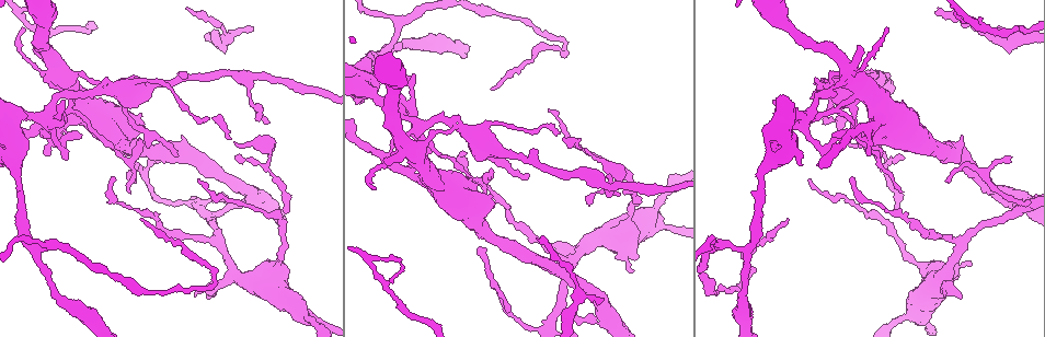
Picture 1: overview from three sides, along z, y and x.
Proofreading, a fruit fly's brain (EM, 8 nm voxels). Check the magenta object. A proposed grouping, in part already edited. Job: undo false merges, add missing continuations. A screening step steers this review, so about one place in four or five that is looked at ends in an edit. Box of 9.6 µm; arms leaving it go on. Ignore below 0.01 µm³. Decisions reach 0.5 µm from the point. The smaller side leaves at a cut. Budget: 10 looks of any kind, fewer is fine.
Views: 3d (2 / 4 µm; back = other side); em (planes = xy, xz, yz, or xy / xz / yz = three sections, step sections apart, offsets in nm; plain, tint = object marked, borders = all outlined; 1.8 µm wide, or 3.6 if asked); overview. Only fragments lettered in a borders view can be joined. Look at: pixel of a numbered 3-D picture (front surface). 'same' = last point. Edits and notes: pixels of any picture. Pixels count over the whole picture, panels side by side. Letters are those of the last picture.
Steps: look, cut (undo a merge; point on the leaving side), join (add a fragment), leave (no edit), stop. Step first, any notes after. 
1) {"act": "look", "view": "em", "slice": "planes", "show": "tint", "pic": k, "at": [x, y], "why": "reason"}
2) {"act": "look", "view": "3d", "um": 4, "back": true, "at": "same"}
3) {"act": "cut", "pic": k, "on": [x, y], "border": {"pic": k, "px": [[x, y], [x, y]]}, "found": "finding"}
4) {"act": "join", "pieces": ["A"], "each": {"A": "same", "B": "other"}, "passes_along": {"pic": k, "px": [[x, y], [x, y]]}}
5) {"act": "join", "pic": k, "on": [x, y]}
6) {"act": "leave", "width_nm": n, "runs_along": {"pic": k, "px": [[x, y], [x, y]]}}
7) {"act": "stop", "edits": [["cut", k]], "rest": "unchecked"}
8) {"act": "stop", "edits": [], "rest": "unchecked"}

{"act": "look", "view": "em", "slice": "planes", "show": "borders", "pic": 1, "at": [881, 208], "why": "narrows sharply"}

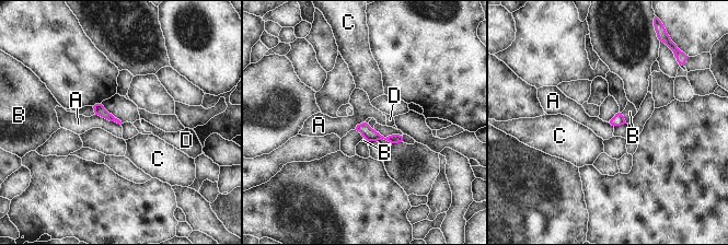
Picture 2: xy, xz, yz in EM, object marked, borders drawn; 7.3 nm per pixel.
{"act": "leave", "width_nm": 70, "each": {"A": "other", "B": "other", "C": "other", "D": "other"}, "runs_along": {"pic": 2, "px": [[359, 127], [373, 136], [399, 139]]}, "found": "all the same cell"}

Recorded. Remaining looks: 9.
{"act": "look", "view": "em", "slice": "yz", "step": 16, "show": "borders", "pic": 1, "at": [23, 29], "why": "free end"}

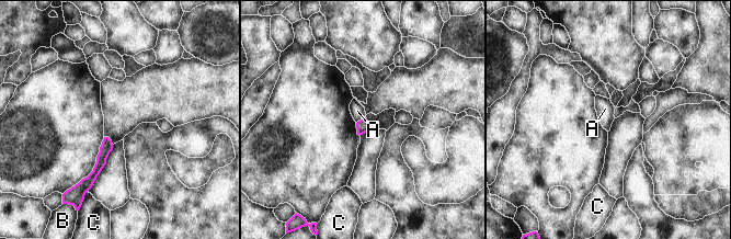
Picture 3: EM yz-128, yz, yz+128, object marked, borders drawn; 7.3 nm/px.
{"act": "look", "view": "em", "slice": "planes", "show": "borders", "at": "same", "why": "cut it another way"}

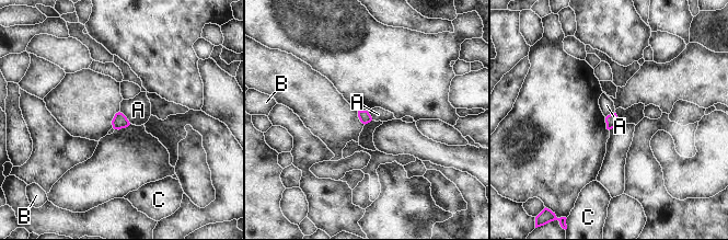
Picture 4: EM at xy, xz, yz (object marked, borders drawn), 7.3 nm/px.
{"act": "leave", "longest_contact_nm": ["A", 120], "each": {"A": "other", "B": "other", "C": "other"}, "border": {"pic": 4, "px": [[119, 112], [130, 123]]}, "found": "none of them fits"}

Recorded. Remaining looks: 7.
{"act": "look", "view": "em", "um": 3.6, "slice": "planes", "show": "borders", "pic": 1, "at": [587, 151], "why": "tapers out"}

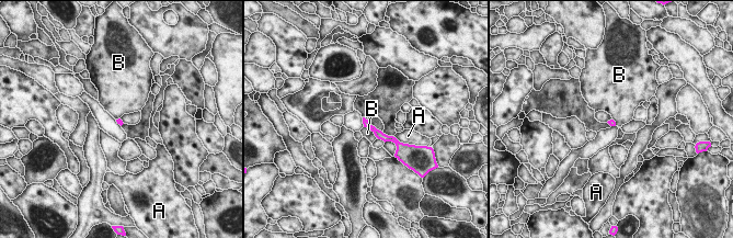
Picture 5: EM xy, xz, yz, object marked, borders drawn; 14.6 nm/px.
{"act": "leave", "each": {"A": "other", "B": "other"}, "runs_along": {"pic": 5, "px": [[365, 121], [381, 136], [393, 139]]}, "found": "none of them fits"}

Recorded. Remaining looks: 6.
{"act": "look", "view": "3d", "um": 2, "pic": 1, "at": [391, 18], "why": "sharp bend"}

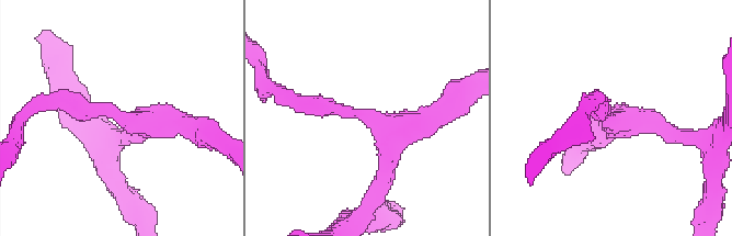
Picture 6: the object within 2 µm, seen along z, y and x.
{"act": "look", "view": "em", "slice": "yz", "step": 8, "show": "borders", "pic": 6, "at": [370, 119], "arms": 3}

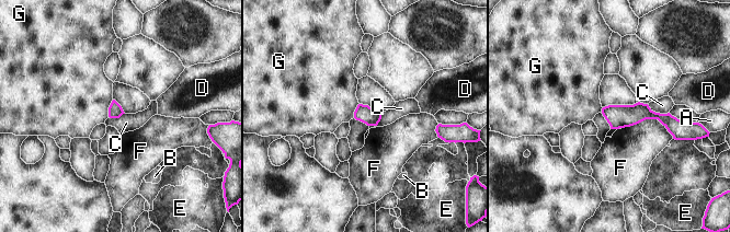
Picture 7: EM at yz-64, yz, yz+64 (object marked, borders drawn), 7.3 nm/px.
{"act": "leave", "each": {"A": "other", "B": "other", "C": "other", "D": "other", "E": "other", "F": "other", "G": "other"}, "border": {"pic": 7, "px": [[647, 104], [656, 112], [669, 113]]}, "found": "all the same cell"}

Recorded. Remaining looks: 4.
{"act": "stop", "edits": [], "rest": "unchecked"}

